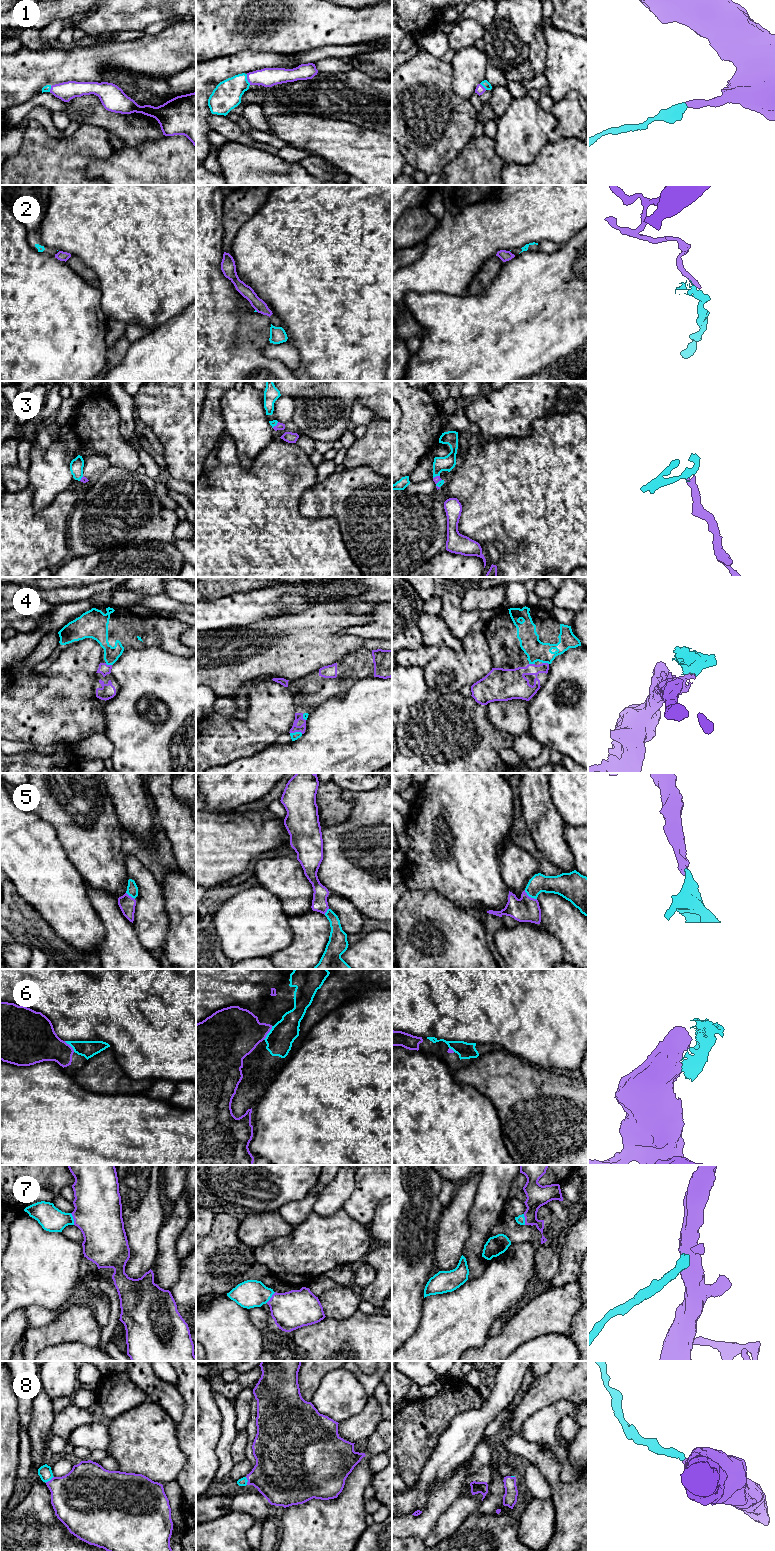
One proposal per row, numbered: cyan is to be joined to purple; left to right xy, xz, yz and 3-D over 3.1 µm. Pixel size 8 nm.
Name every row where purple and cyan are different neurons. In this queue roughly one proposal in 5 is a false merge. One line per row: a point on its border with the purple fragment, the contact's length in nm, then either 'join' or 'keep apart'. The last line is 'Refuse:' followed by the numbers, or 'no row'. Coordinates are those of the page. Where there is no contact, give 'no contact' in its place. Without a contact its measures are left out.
1: contact xz (247, 79); length 90 nm; join
2: contact xz (256, 310); length 30 nm; keep apart
3: contact yz (437, 482); length 80 nm; join
4: contact xz (296, 731); length 100 nm; join
5: contact yz (530, 897); length 130 nm; join
6: contact xz (268, 1032); length 130 nm; join
7: contact xy (73, 1218); length 100 nm; join
8: contact xy (50, 1480); length 90 nm; join
Refuse: 2

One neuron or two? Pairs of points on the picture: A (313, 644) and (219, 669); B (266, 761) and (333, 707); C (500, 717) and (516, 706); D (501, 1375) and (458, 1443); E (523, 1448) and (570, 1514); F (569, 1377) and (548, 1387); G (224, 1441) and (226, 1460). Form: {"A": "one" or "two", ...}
{"A": "one", "B": "one", "C": "one", "D": "one", "E": "one", "F": "one", "G": "one"}

